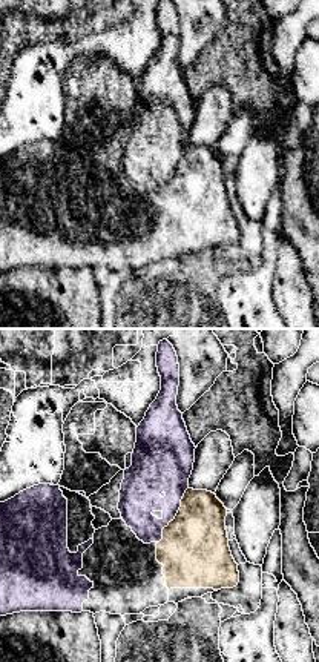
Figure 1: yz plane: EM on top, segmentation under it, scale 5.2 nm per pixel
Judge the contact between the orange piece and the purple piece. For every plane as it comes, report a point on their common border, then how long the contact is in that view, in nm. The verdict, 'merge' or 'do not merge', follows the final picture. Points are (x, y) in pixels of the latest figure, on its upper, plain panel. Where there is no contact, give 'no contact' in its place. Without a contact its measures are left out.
(177, 171) | 340 nm

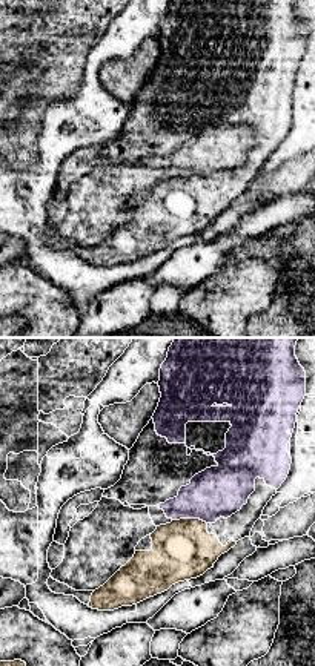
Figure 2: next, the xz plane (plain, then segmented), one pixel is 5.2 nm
(189, 175) | 190 nm

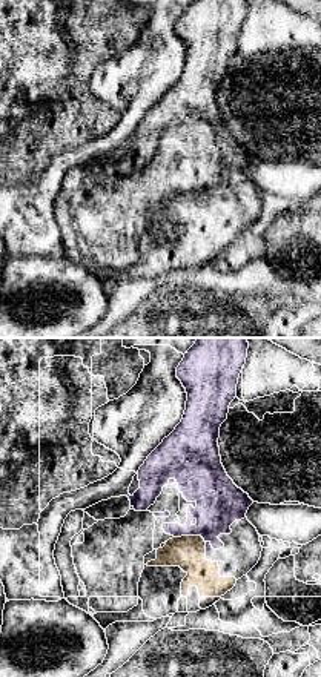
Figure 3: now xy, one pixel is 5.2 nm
(191, 192) | 170 nm

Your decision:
merge

